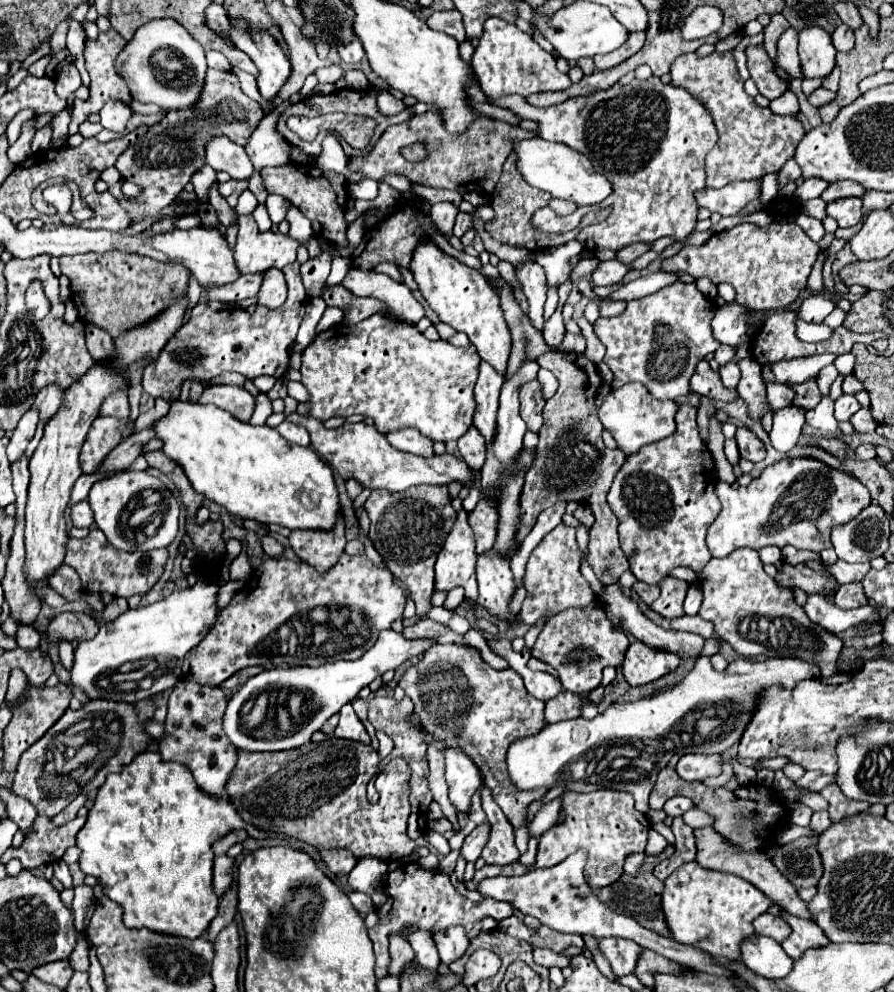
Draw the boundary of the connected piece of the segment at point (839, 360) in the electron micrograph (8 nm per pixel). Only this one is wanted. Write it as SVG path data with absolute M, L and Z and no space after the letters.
M846 353L846 355L838 355L834 361L834 367L838 369L840 375L852 375L852 367L854 367L854 355Z

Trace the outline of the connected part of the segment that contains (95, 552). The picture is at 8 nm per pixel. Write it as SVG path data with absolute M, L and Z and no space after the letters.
M94 529L84 539L72 539L72 537L68 539L64 563L76 569L76 573L82 579L84 591L112 593L116 597L128 599L136 593L144 595L160 579L166 559L168 559L166 549L154 549L154 551L148 551L146 555L142 551L134 551L134 553L118 551L108 543L106 535L100 529Z

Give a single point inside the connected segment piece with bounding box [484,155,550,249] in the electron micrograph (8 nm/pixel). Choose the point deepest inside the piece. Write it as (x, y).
(514, 200)

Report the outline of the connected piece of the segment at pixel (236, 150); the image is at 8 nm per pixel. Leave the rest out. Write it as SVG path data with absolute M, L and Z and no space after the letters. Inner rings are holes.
M226 135L210 137L206 141L206 163L214 171L226 171L234 179L248 179L254 173L244 147L236 145Z

